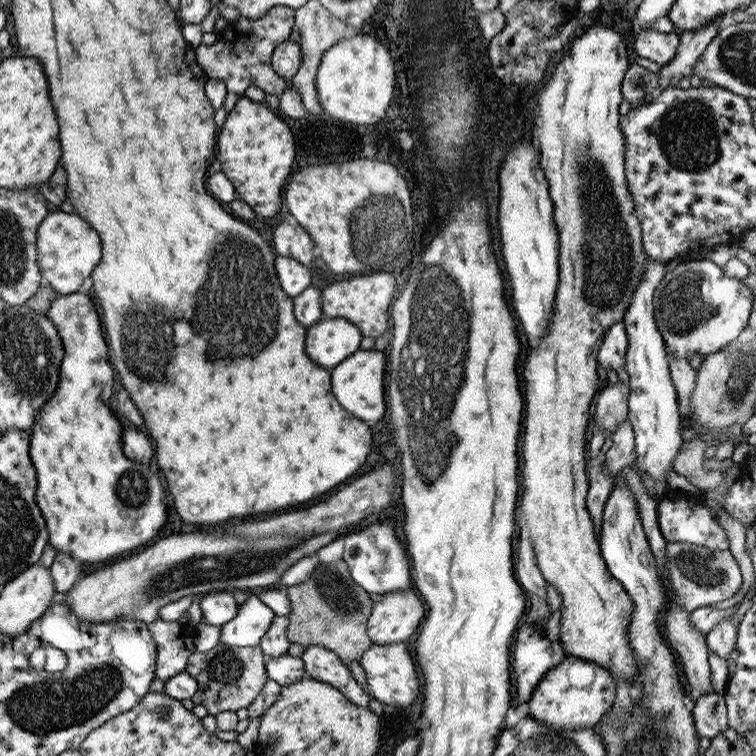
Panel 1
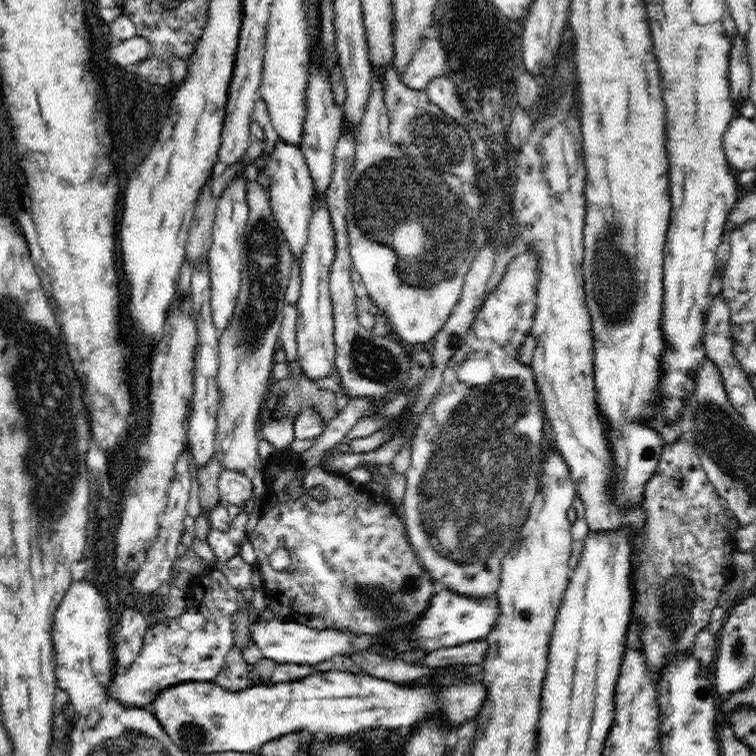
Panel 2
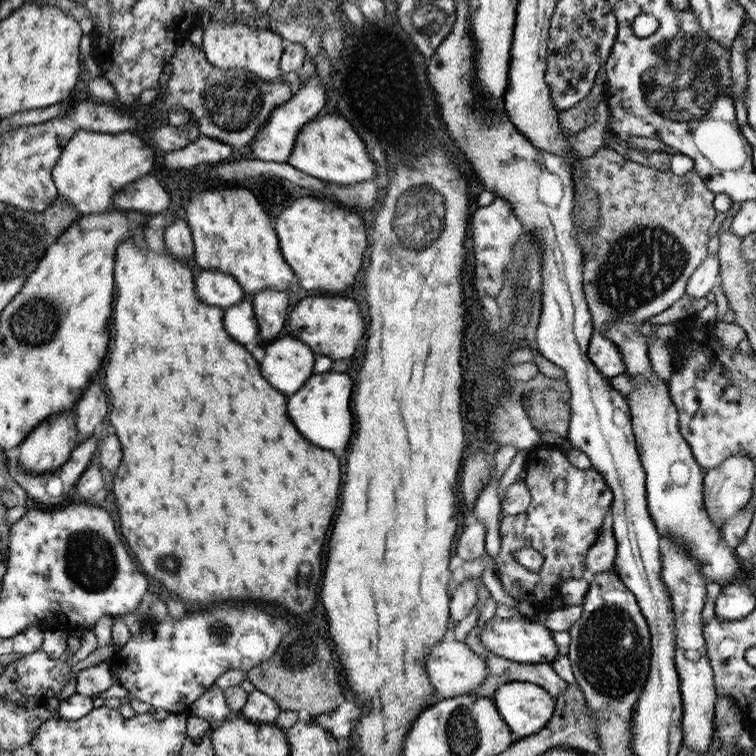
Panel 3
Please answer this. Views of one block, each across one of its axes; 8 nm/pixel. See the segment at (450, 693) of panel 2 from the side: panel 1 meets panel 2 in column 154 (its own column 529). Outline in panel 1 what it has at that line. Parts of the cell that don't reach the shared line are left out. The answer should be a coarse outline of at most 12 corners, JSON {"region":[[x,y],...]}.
{"region":[[566,655],[528,699],[528,714],[556,729],[600,724],[616,682]]}

